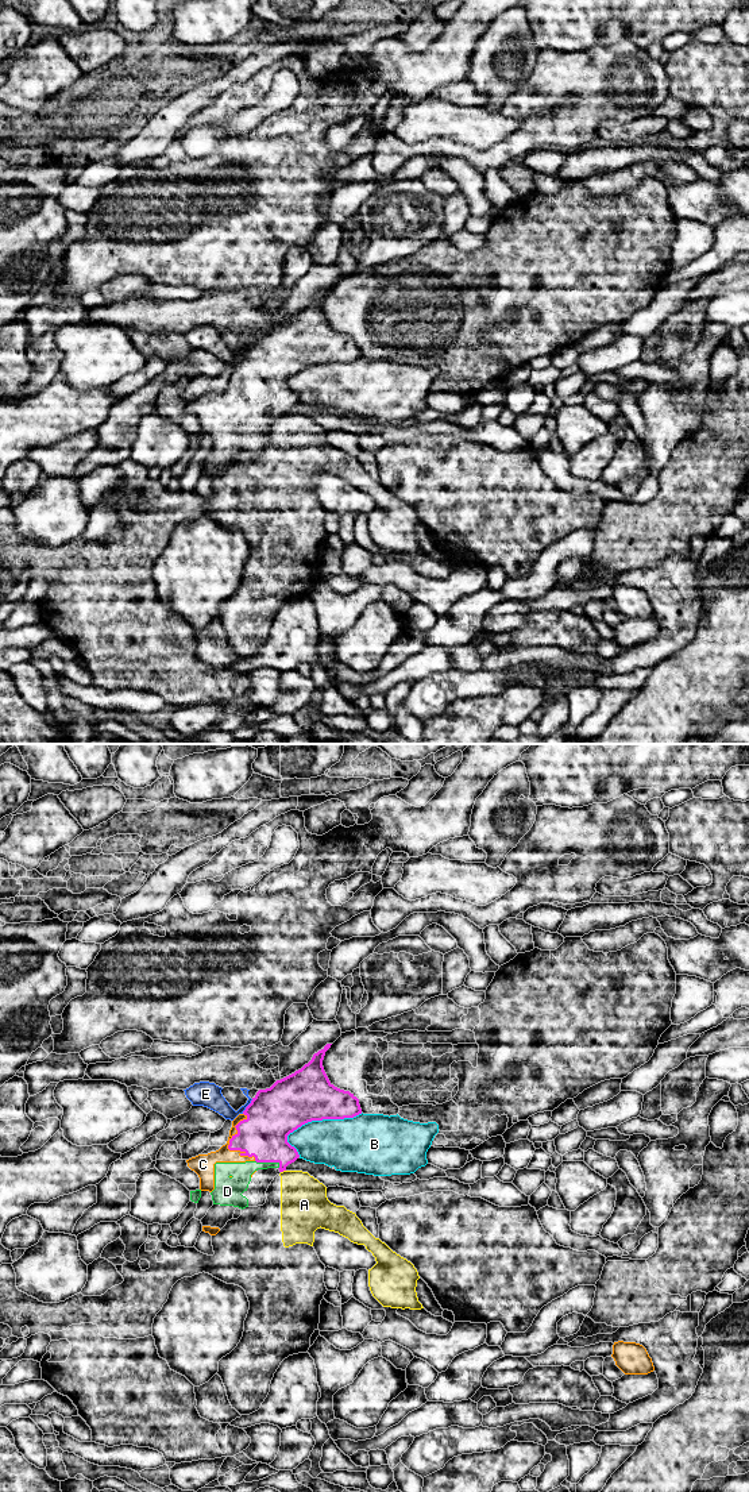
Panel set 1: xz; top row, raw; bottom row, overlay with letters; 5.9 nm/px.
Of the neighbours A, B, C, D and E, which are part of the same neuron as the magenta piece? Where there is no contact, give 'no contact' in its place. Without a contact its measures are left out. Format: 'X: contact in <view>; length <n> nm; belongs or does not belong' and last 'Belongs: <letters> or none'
A: contact in xz; length 40 nm; does not belong
B: contact in xz; length 480 nm; does not belong
C: contact in xz; length 300 nm; belongs
D: contact in xz; length 160 nm; belongs
E: contact in xz; length 110 nm; does not belong
Belongs: C, D

